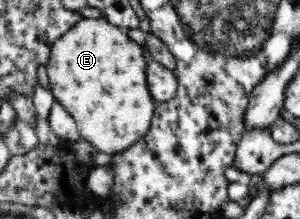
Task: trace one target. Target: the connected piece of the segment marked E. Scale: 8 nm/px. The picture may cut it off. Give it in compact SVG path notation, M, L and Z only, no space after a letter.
M82 16L65 34L62 34L57 41L54 41L54 45L50 51L50 59L45 63L48 76L48 88L53 95L54 101L60 103L66 111L74 118L79 129L79 134L90 145L94 146L100 152L106 152L116 154L123 152L129 147L132 147L138 140L142 140L145 133L150 127L150 118L153 114L155 103L150 97L147 88L147 62L144 60L144 51L126 34L126 31L122 31L119 27L112 25L105 18L86 18Z

